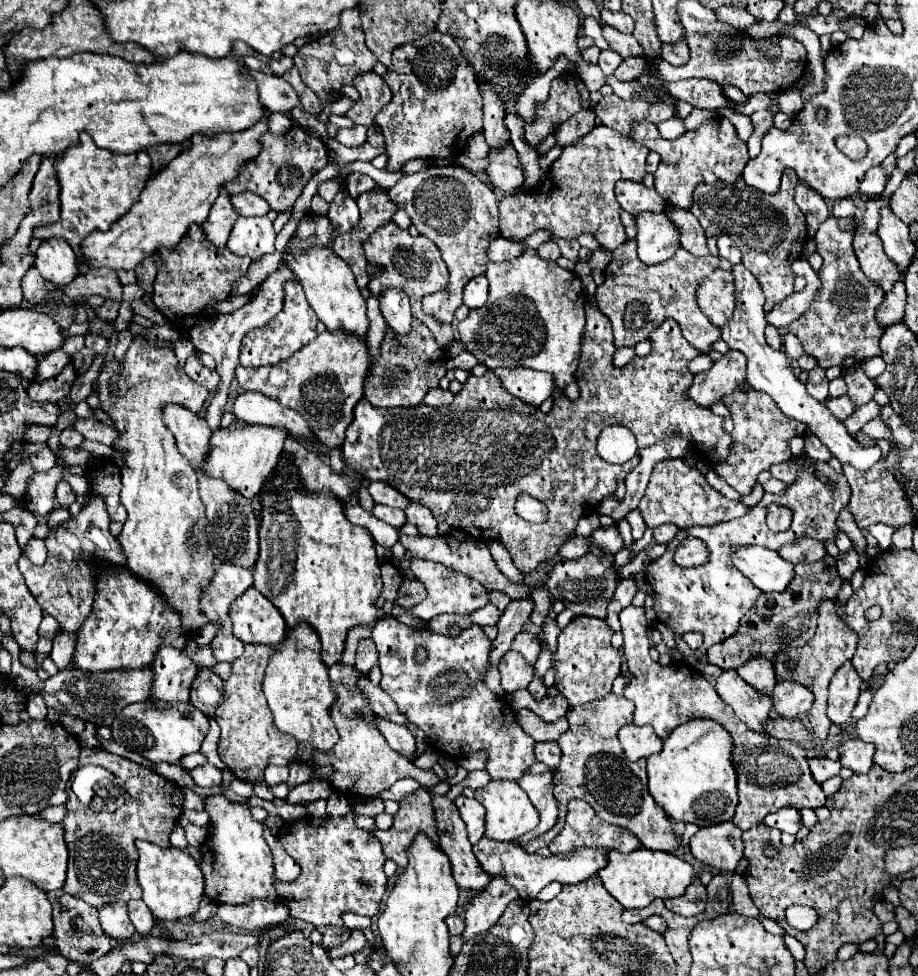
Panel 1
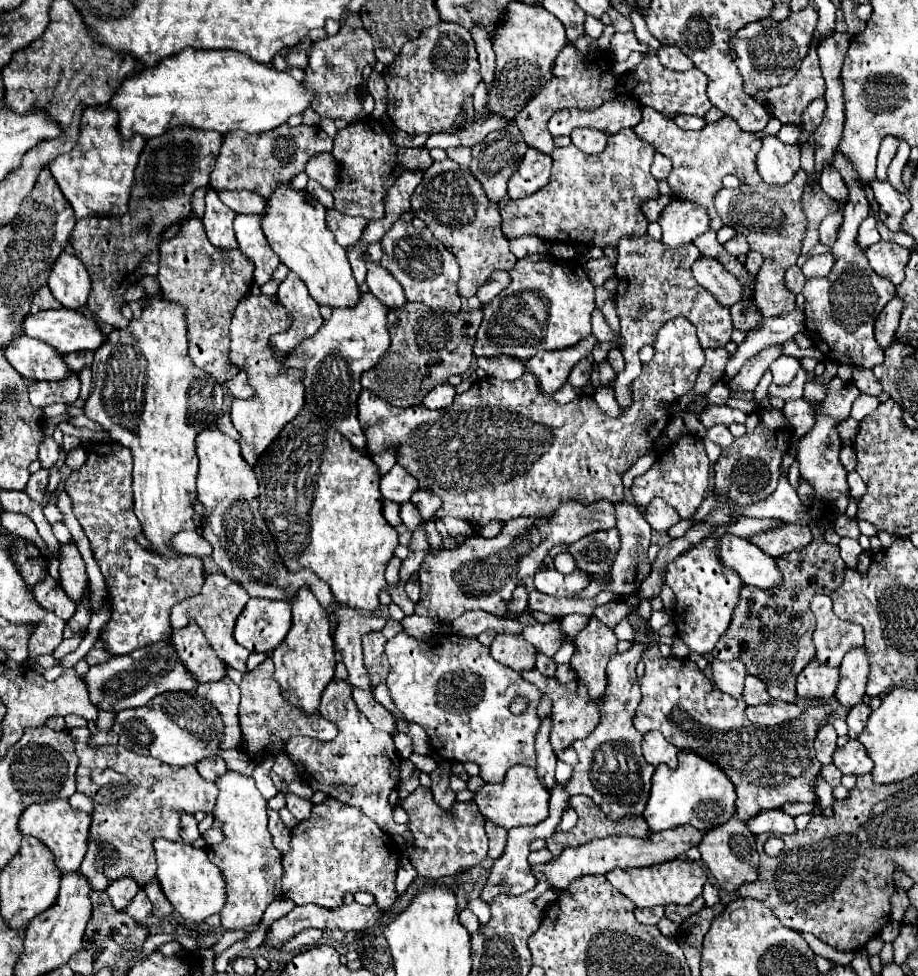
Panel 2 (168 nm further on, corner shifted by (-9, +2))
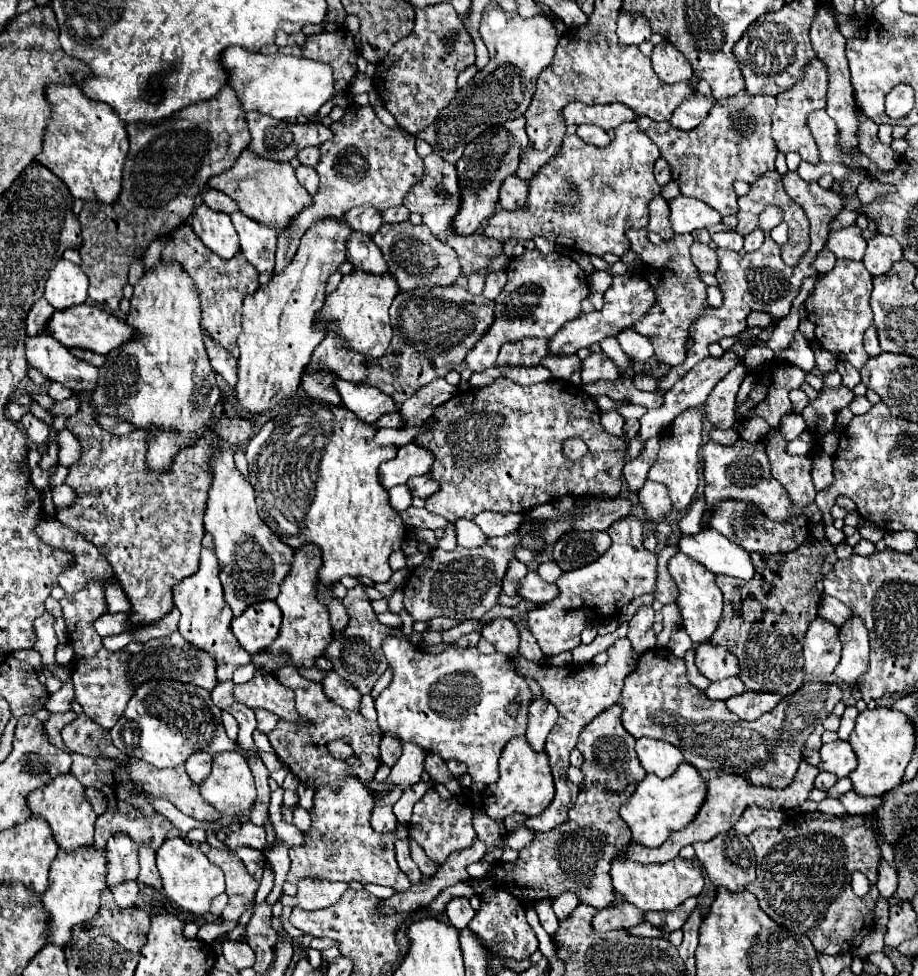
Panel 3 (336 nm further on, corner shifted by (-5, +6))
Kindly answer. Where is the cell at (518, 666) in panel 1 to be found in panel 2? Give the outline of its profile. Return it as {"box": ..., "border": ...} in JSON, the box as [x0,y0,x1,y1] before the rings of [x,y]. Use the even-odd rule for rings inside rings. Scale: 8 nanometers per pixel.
{"box":[490,633,536,673],"border":[[[500,633],[496,635],[490,649],[492,649],[492,657],[498,663],[518,673],[532,671],[536,667],[536,651],[534,647],[530,647],[530,643],[526,643],[526,639],[522,639],[522,635]]]}

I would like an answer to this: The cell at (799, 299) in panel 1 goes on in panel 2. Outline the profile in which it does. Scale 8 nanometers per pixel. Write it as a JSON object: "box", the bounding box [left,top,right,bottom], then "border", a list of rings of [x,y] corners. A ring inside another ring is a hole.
{"box":[724,307,804,379],"border":[[[798,307],[786,315],[776,315],[774,319],[764,319],[762,327],[754,333],[748,333],[744,343],[738,345],[736,353],[730,357],[730,361],[726,365],[724,377],[732,379],[740,371],[740,367],[744,365],[746,359],[750,359],[752,355],[756,355],[758,351],[762,351],[774,343],[790,341],[800,331],[804,331],[804,311]]]}

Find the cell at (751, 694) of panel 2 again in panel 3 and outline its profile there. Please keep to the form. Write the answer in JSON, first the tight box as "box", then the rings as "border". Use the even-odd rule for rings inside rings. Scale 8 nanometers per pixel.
{"box":[706,677,746,701],"border":[[[730,677],[730,679],[724,679],[724,681],[710,683],[710,687],[706,689],[706,695],[708,695],[710,699],[722,699],[722,701],[726,701],[728,697],[738,695],[738,693],[742,693],[742,691],[746,691],[744,683],[742,683],[738,677]]]}

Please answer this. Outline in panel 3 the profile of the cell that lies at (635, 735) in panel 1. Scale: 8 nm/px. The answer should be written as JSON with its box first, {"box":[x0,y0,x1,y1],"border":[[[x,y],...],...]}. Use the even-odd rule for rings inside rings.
{"box":[636,737,684,779],"border":[[[642,737],[636,741],[636,753],[646,773],[654,773],[660,779],[674,775],[678,765],[684,761],[682,753],[674,745],[658,739],[654,741],[648,737]]]}

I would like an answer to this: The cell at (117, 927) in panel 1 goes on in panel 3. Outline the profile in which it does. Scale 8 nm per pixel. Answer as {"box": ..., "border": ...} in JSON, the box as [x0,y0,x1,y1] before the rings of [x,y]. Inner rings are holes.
{"box":[106,835,138,885],"border":[[[112,835],[106,845],[108,885],[134,881],[138,877],[138,845],[128,835]]]}

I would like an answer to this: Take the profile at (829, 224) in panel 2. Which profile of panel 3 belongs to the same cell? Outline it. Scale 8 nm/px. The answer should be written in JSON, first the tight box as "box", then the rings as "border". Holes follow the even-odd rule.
{"box":[830,208,859,232],"border":[[[843,208],[842,211],[830,222],[830,232],[840,230],[856,223],[859,213],[857,211]]]}

